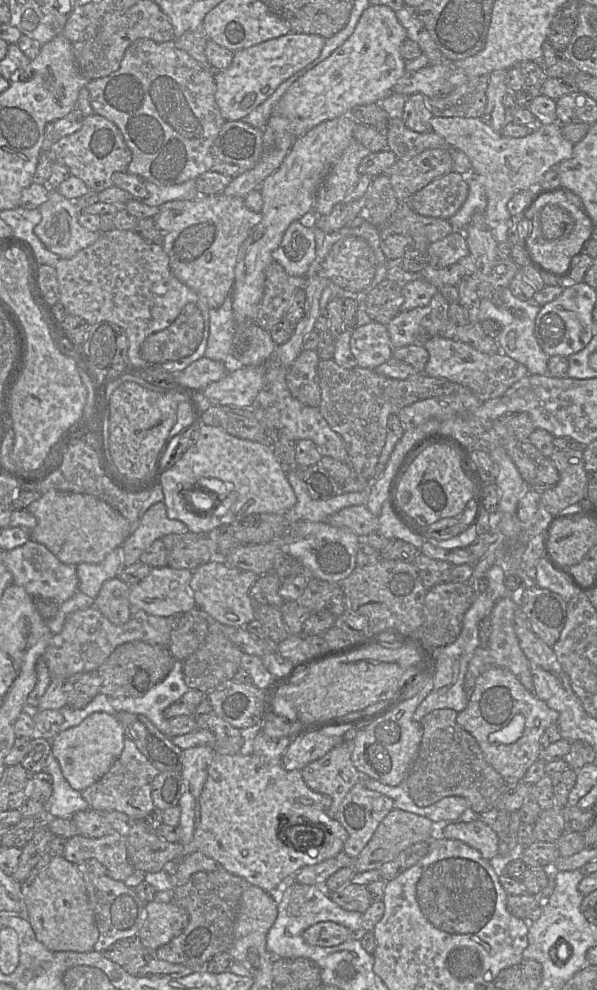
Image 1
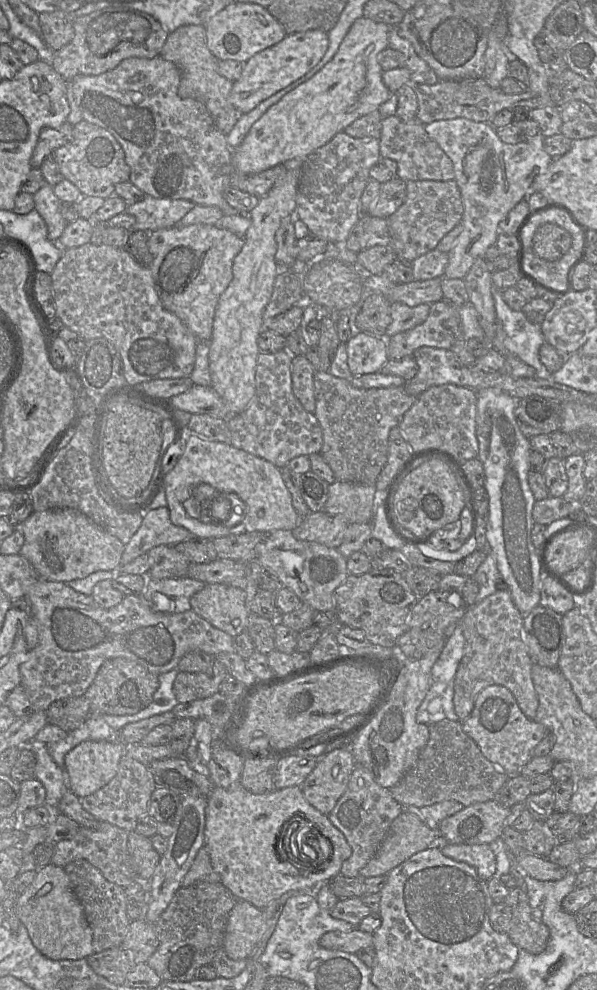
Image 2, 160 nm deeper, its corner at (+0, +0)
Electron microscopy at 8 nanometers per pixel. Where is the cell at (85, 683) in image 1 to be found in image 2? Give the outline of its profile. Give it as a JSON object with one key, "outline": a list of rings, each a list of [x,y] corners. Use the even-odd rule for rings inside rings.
{"outline":[[[83,695],[53,702],[46,711],[47,722],[67,733],[79,728],[90,716],[90,703]]]}

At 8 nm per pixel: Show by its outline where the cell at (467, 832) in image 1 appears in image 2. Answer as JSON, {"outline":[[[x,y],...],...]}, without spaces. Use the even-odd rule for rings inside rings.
{"outline":[[[442,843],[443,855],[474,867],[480,878],[489,881],[496,873],[496,859],[489,844]]]}

